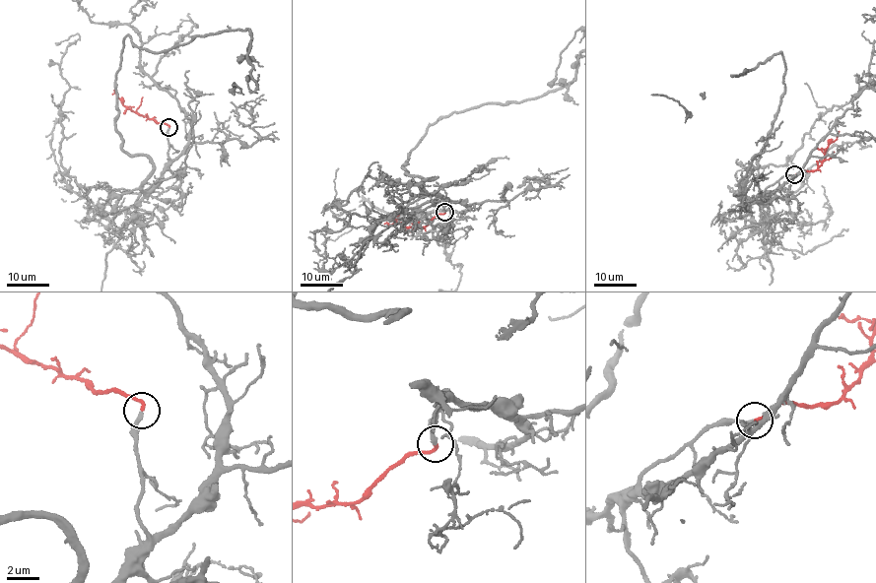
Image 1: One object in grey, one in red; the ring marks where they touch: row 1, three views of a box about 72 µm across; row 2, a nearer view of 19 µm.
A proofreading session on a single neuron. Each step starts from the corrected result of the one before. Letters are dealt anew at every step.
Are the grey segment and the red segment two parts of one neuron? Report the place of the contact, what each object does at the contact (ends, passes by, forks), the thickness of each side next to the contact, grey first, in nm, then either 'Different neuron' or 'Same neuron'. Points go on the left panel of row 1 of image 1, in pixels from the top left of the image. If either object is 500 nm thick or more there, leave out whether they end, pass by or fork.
Place: (168, 127). At the ring grey ends. At the ring red ends. Thickness 240 nm (grey) against 200 nm. Same neuron

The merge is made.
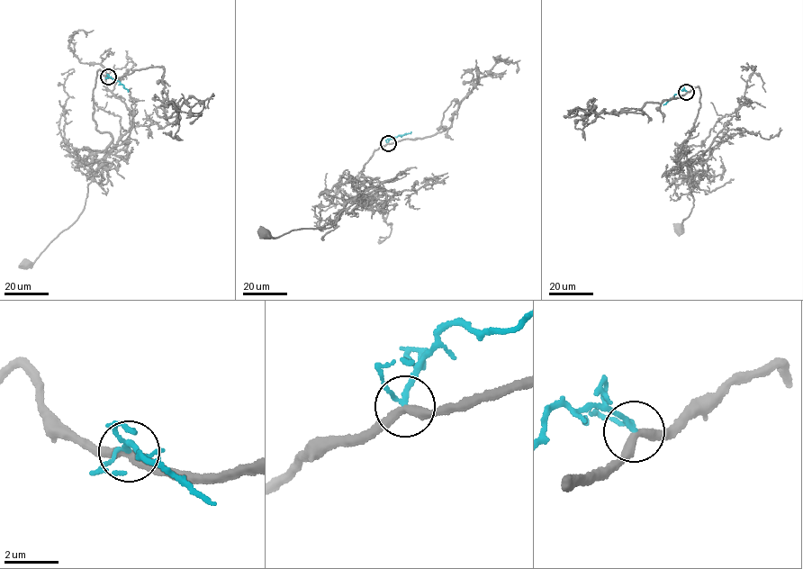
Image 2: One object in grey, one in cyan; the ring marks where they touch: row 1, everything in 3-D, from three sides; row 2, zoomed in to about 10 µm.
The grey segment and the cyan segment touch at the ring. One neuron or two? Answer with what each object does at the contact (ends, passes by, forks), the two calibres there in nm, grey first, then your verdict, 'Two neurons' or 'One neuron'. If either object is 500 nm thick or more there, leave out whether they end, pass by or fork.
At the ring grey passes by. At the ring cyan passes by. Thickness 340 nm (grey) against 140 nm. Two neurons

